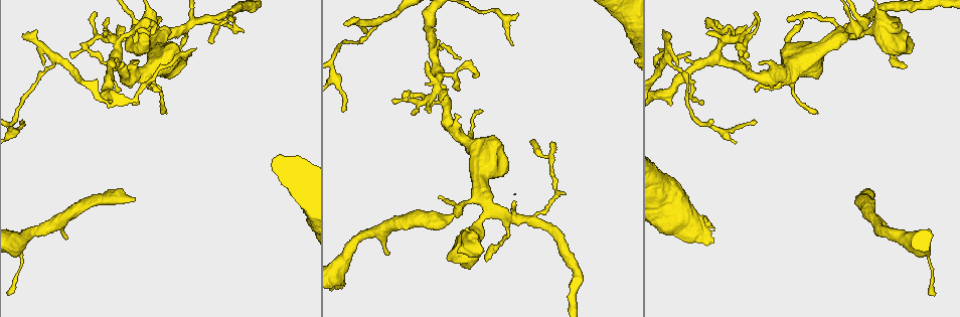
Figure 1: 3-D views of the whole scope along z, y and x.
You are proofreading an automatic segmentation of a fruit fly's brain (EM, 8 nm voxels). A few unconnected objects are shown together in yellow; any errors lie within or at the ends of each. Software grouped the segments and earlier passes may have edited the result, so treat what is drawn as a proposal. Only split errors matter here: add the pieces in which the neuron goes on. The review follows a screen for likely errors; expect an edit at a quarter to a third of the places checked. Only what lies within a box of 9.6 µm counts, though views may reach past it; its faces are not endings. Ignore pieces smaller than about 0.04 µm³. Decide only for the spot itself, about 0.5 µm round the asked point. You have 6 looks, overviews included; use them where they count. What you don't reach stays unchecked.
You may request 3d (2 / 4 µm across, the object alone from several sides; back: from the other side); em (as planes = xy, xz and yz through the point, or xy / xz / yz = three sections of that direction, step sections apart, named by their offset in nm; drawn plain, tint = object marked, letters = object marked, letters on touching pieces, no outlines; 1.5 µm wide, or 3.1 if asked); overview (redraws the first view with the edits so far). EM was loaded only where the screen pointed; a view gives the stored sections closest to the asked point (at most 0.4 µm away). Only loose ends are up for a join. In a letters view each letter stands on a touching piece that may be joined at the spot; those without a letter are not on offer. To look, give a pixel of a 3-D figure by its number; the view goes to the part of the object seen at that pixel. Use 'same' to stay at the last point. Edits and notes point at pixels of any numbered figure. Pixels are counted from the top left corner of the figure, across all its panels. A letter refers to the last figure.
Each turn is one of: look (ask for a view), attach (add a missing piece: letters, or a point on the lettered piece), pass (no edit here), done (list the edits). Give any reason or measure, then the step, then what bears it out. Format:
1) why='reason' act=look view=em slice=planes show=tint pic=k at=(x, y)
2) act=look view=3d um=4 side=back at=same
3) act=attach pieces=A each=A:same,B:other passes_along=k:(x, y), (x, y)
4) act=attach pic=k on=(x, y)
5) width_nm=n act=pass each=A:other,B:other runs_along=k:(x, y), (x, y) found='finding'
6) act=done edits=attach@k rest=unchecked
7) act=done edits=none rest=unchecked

act=look view=3d um=2 side=back pic=1 at=(487, 259)

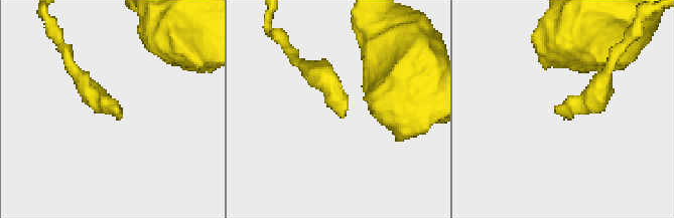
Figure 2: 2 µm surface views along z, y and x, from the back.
why='shape alone is not enough' act=look view=em slice=planes show=letters pic=2 at=(115, 108)

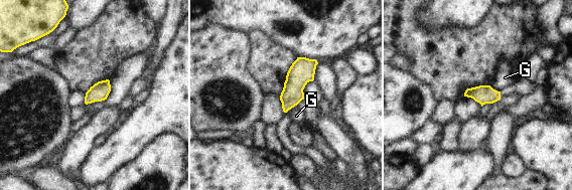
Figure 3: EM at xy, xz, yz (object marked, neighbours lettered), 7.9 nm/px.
width_nm=150 longest_contact=G:120nm act=pass each=G:other found='none of them fits'

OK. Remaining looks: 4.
why='thick end' act=look view=3d um=2 side=back pic=1 at=(133, 199)

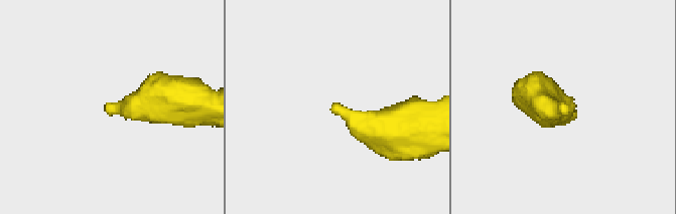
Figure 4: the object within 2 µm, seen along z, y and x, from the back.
act=look view=em slice=xy step=4 show=letters pic=4 at=(107, 108)

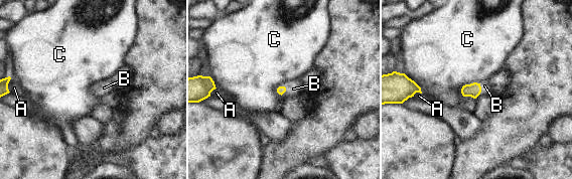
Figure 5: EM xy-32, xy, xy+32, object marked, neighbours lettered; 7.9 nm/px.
why='cut it another way' act=look view=em slice=planes show=letters at=same

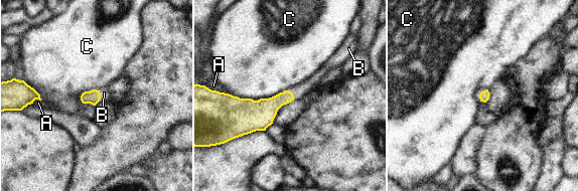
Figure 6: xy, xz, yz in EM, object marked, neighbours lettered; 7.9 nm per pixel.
act=attach pieces=B each=A:other,B:same,C:other passes_along=6:(93, 97), (100, 96), (104, 92) found='it goes on there'

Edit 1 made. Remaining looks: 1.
act=done edits=attach@6 rest=unchecked

